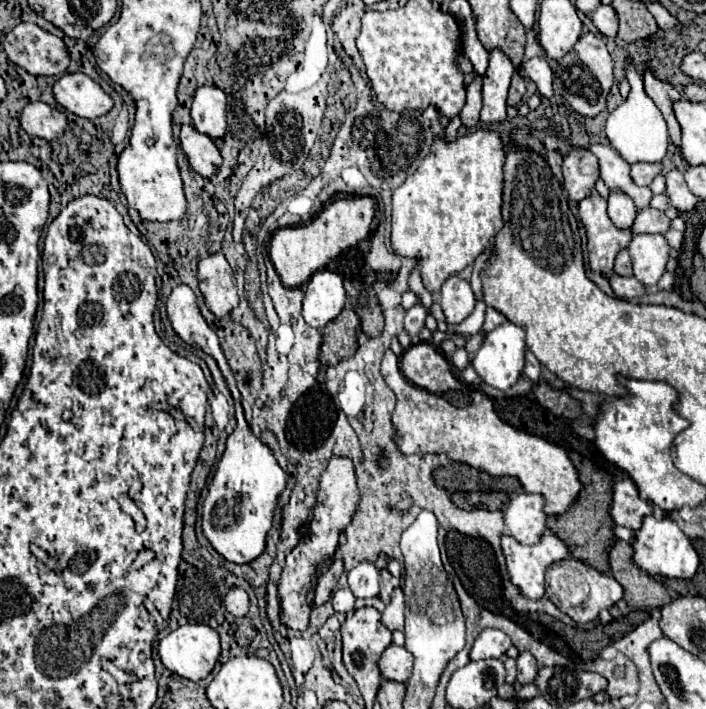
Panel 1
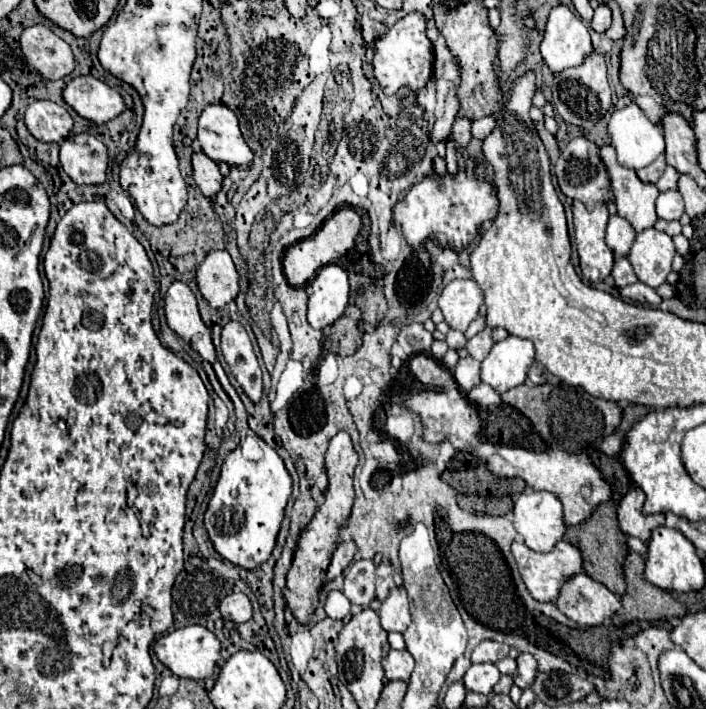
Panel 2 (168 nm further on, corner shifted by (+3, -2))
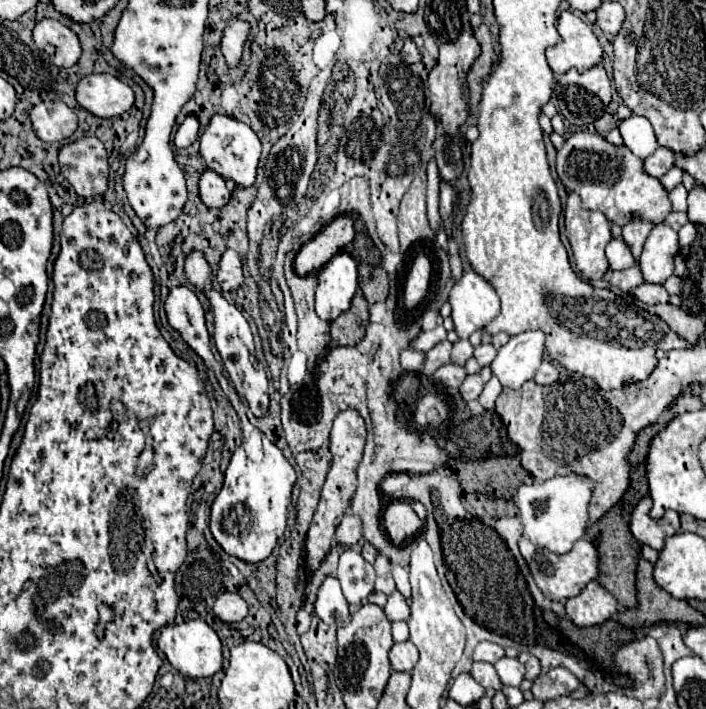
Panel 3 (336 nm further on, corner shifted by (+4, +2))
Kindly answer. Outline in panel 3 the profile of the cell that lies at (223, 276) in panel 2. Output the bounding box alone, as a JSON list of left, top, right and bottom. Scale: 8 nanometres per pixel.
[218,250,244,292]

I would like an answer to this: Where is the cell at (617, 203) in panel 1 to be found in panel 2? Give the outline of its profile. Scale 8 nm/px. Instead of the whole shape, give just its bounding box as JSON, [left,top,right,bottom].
[607,214,635,254]

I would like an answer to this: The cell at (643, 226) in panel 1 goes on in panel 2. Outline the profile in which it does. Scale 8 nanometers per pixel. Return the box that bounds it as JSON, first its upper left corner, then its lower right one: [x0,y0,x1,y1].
[655,220,681,236]

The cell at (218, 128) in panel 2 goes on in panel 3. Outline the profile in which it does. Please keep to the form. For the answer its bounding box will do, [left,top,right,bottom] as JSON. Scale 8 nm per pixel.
[200,114,260,186]

